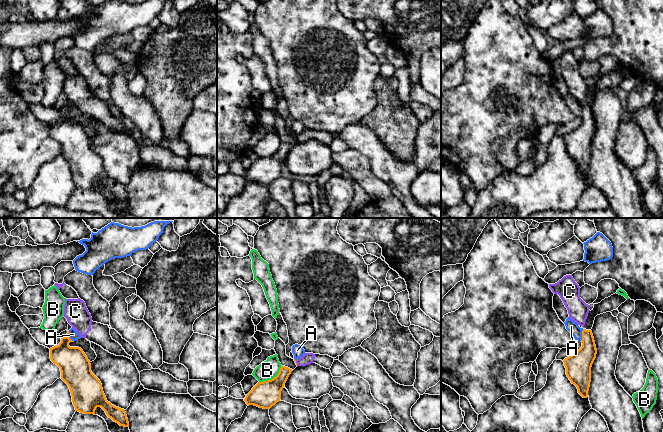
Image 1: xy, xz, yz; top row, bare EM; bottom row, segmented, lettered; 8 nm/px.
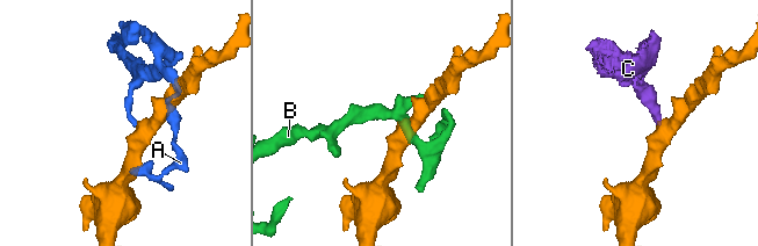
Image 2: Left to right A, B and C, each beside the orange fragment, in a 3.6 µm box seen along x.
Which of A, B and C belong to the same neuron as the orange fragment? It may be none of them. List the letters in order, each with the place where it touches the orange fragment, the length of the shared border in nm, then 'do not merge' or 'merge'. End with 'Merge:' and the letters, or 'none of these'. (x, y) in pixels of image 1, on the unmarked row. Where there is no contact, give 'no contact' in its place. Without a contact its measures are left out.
A: yz (582, 111) | 100 nm | do not merge
B: xz (273, 154) | 240 nm | do not merge
C: xz (295, 138) | 40 nm | do not merge
Merge: none of these

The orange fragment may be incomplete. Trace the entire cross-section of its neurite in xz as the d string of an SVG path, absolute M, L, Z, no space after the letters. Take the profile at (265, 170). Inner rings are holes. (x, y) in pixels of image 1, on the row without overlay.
M281 142L276 153L268 157L258 158L246 171L244 175L246 180L270 185L280 177L281 167L292 147L288 143Z

